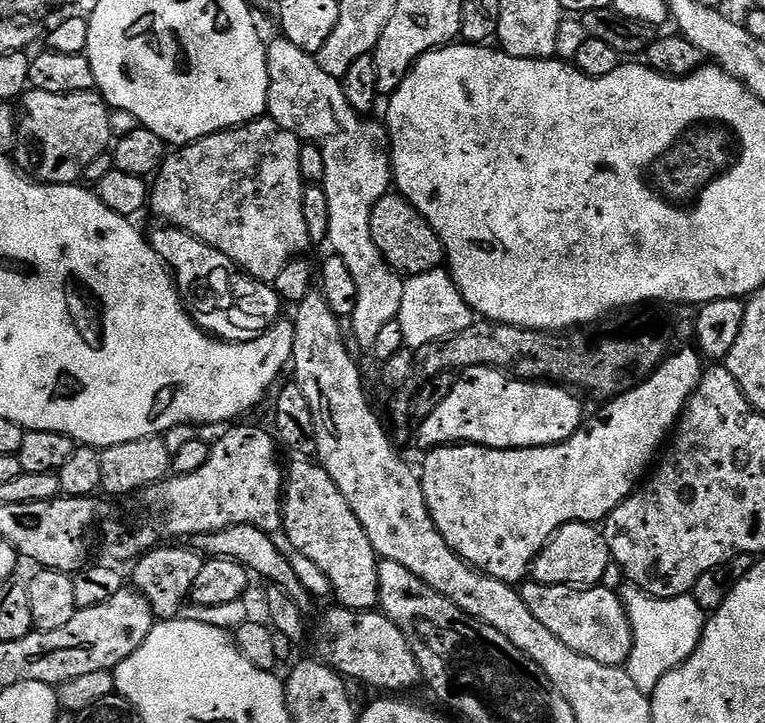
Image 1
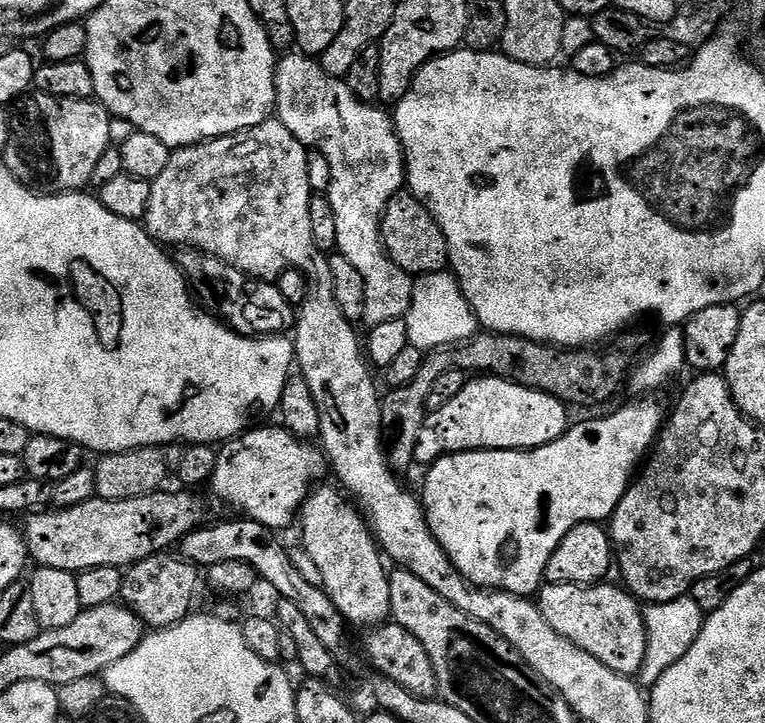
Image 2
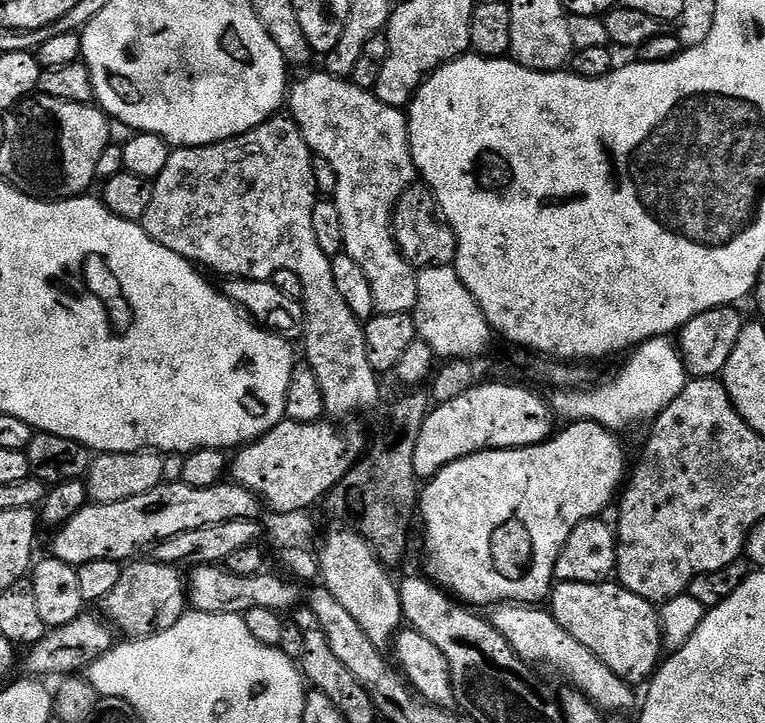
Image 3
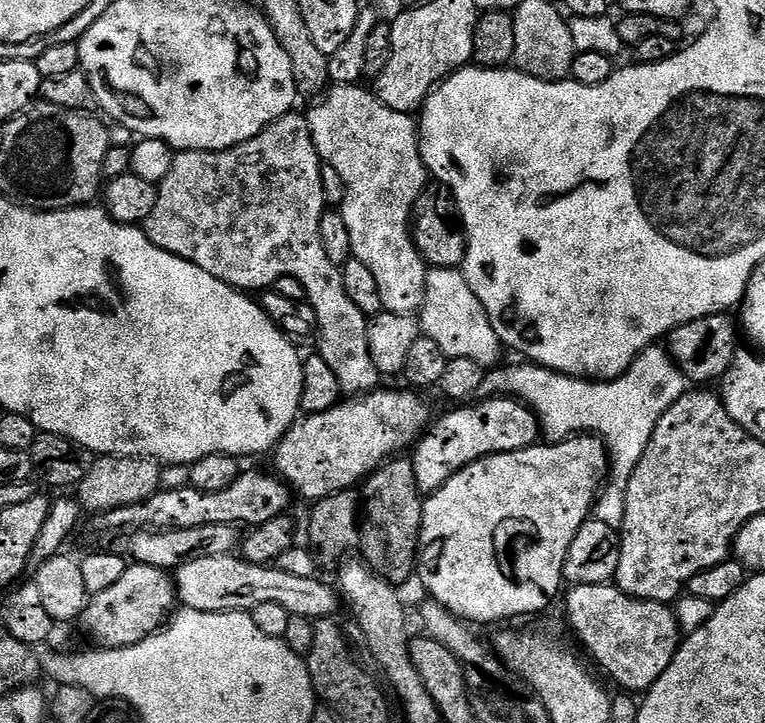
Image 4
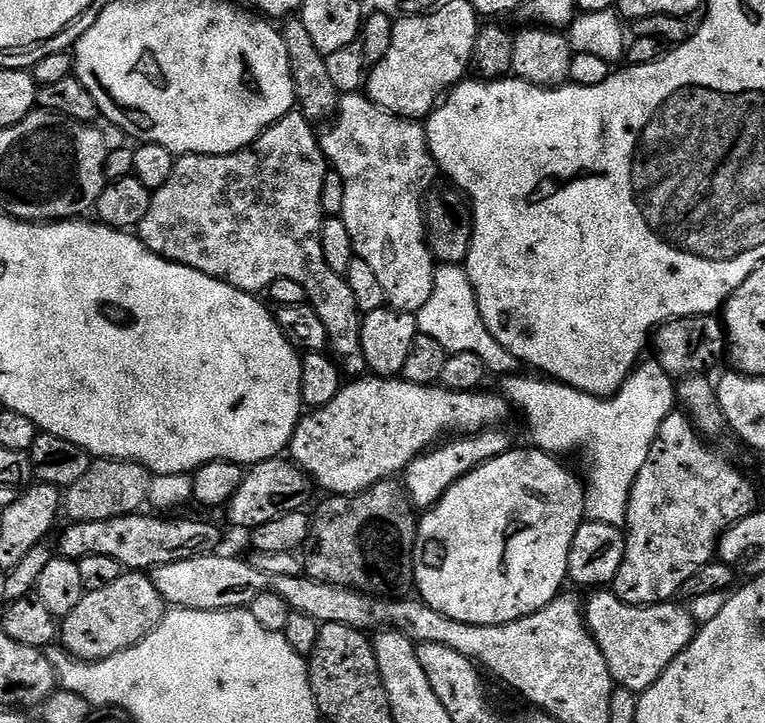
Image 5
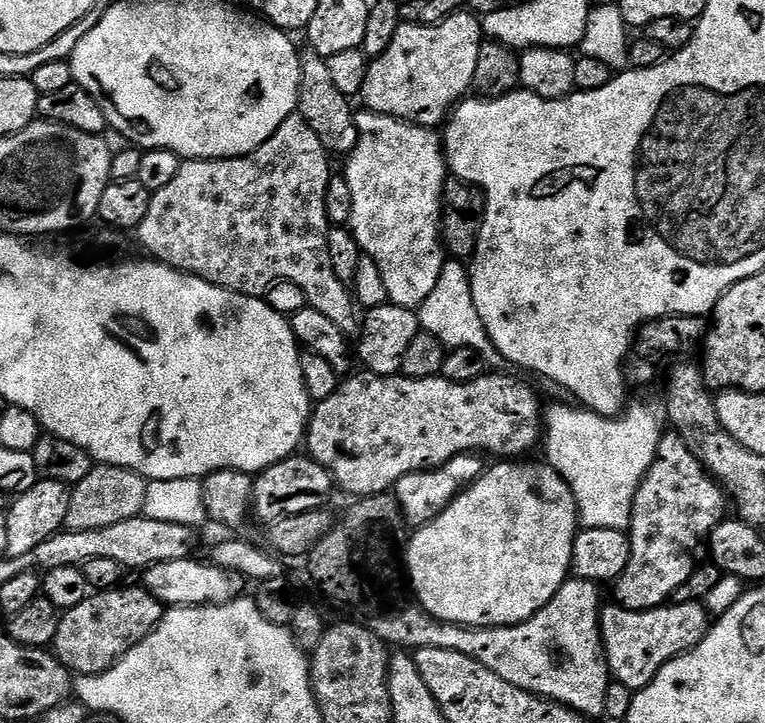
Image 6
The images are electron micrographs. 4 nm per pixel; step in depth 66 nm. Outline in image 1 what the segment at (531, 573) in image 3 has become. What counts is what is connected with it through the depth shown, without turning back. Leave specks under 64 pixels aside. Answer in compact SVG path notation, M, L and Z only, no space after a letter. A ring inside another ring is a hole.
M684 346L681 352L675 352L673 351L665 359L664 363L643 382L629 387L627 390L621 392L620 395L615 396L613 400L607 401L601 407L604 409L593 420L591 418L585 419L576 433L569 440L561 444L553 444L550 448L483 448L477 444L449 444L447 448L431 449L425 455L428 457L424 460L424 472L422 471L422 475L420 476L420 485L424 491L428 512L432 516L434 526L442 534L442 538L446 538L446 542L466 563L471 564L473 568L483 572L485 576L493 576L502 582L516 586L529 579L536 555L542 551L545 544L552 539L553 534L559 528L577 522L581 524L596 524L597 522L607 520L611 512L627 496L632 495L637 485L645 479L650 465L657 459L662 445L669 439L670 433L675 429L680 419L680 415L684 413L684 408L688 405L688 399L692 397L692 391L700 385L702 357L699 351L695 347Z

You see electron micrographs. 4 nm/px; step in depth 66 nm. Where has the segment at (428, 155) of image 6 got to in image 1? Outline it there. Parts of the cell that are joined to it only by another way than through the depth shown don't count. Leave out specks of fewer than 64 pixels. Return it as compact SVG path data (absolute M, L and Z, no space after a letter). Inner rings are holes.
M283 36L267 45L268 70L268 111L267 115L280 128L285 128L290 134L299 136L301 141L317 144L322 150L322 158L326 158L326 174L323 190L326 202L330 202L330 230L327 243L332 244L331 251L346 262L350 274L354 274L354 284L358 286L358 306L350 318L352 332L356 340L366 350L372 350L375 339L392 320L397 319L402 306L402 296L405 281L401 273L396 272L384 261L384 256L378 250L374 238L370 234L370 216L374 206L384 196L389 195L393 187L392 154L383 123L375 124L372 118L362 118L354 106L347 101L341 81L335 76L326 74L318 65L313 53L298 49Z

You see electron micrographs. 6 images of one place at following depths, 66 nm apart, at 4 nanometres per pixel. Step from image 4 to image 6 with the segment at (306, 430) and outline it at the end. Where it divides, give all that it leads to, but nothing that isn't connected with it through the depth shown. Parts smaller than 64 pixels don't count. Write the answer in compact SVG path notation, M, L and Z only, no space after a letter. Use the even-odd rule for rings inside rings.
M360 370L347 378L341 379L338 390L330 394L330 398L319 401L312 409L312 419L308 421L308 435L306 437L307 455L313 456L323 468L328 469L333 481L340 484L348 492L353 492L353 497L363 498L365 496L378 496L395 489L396 483L402 477L411 472L423 472L426 468L437 468L450 458L465 454L485 454L496 456L492 458L520 458L523 452L528 452L532 447L539 445L542 440L542 408L540 412L540 400L536 397L536 392L524 380L515 380L511 374L485 374L470 382L450 382L443 376L431 376L430 378L410 378L403 374L394 376L376 376L367 370Z

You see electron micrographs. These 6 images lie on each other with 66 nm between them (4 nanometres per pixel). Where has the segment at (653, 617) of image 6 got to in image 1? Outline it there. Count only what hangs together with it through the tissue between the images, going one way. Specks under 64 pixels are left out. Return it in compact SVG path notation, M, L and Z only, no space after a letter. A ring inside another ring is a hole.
M528 582L519 589L519 593L534 618L538 618L538 622L542 622L542 626L546 626L554 638L566 642L570 650L586 658L594 658L594 662L602 662L602 666L619 668L627 665L630 658L632 627L624 609L624 601L615 591L604 587L577 590L568 586Z

